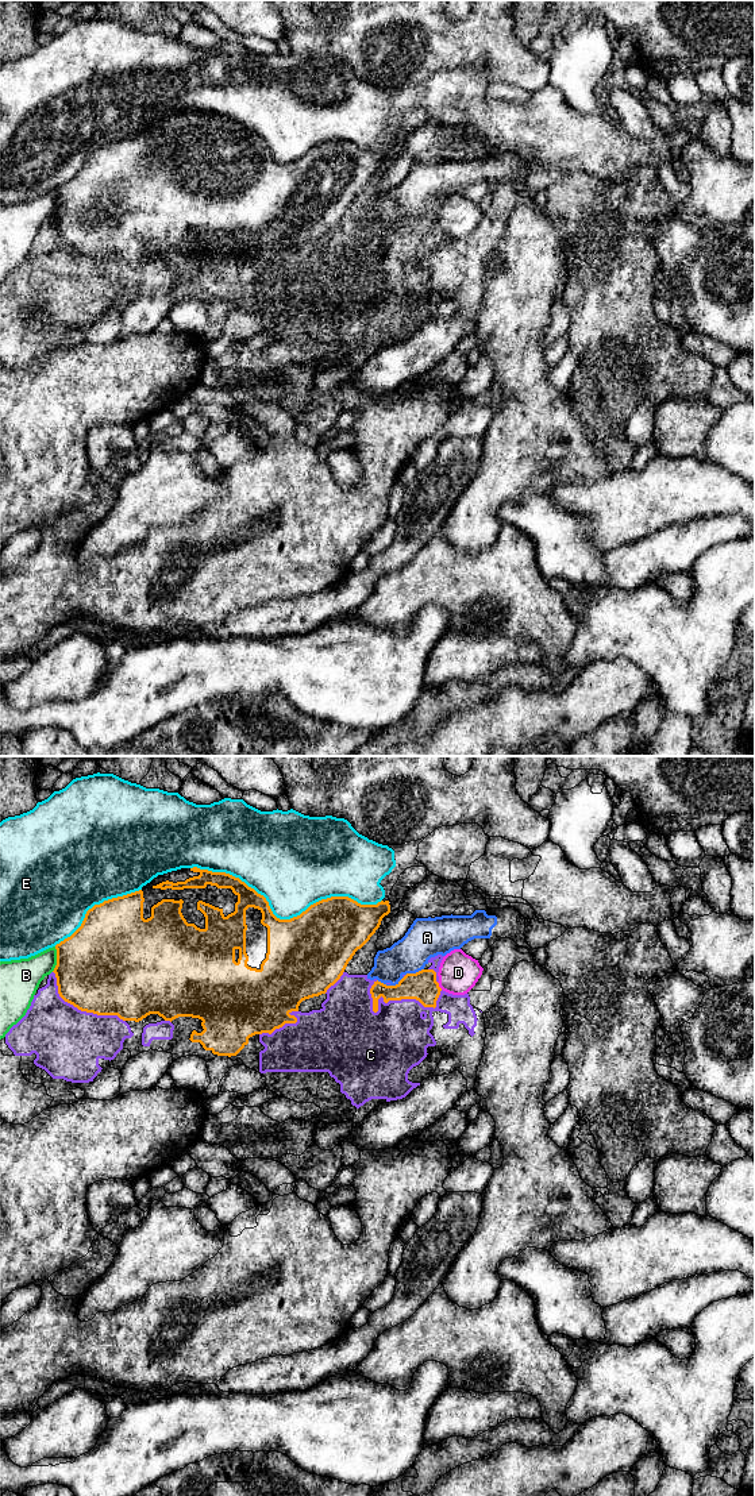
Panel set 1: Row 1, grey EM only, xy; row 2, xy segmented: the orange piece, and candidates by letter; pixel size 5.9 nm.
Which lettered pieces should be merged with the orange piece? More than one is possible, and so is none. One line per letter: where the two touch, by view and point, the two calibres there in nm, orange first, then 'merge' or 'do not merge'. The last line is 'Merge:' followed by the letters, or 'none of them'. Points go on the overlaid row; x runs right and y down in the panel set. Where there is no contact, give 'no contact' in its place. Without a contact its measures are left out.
A: meets orange in xy at (401, 979); 180 nm thick on the orange side, 220 nm on the other; do not merge
B: meets orange in xy at (57, 959); 500 nm thick on the orange side, 220 nm on the other; do not merge
C: meets orange in xy at (405, 998); 180 nm thick on the orange side, 400 nm on the other; do not merge
D: meets orange in xy at (438, 986); 180 nm thick on the orange side, 240 nm on the other; do not merge
E: meets orange in xy at (282, 920); 460 nm thick on the orange side, 380 nm on the other; do not merge
Merge: none of them

